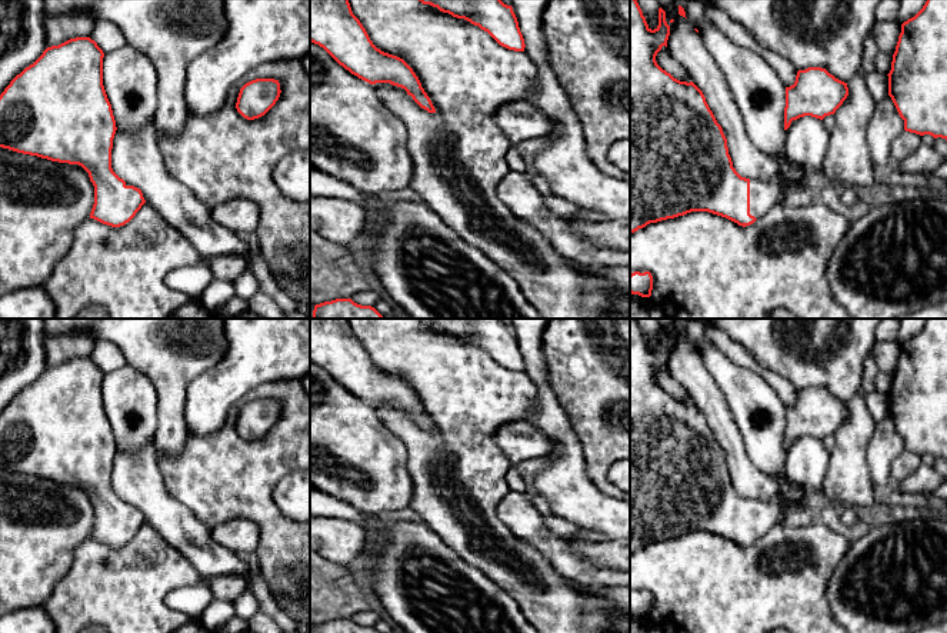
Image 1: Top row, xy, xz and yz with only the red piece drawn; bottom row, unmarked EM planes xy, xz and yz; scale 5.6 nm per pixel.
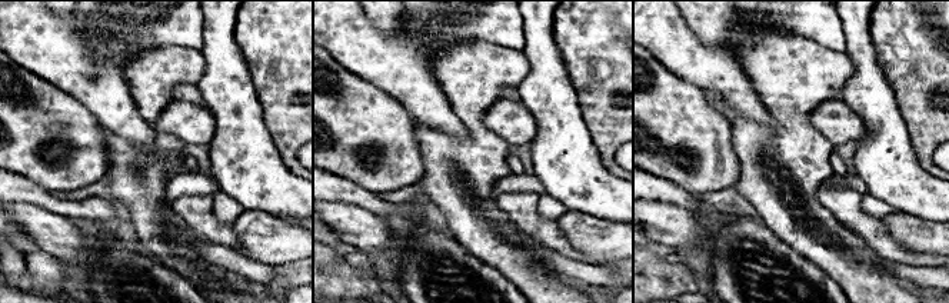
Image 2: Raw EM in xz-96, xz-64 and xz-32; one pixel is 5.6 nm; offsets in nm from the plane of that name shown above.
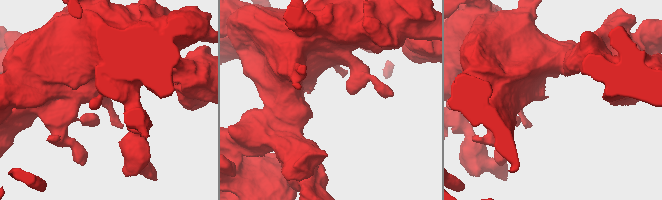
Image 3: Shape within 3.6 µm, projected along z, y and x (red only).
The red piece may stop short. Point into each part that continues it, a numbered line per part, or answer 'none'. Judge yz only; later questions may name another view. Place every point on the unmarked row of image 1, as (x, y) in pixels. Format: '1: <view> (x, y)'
1: yz (764, 515)

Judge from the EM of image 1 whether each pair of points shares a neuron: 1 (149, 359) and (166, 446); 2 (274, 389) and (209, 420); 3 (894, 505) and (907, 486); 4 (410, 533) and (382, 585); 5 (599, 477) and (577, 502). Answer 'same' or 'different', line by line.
1: same
2: different
3: different
4: same
5: different

